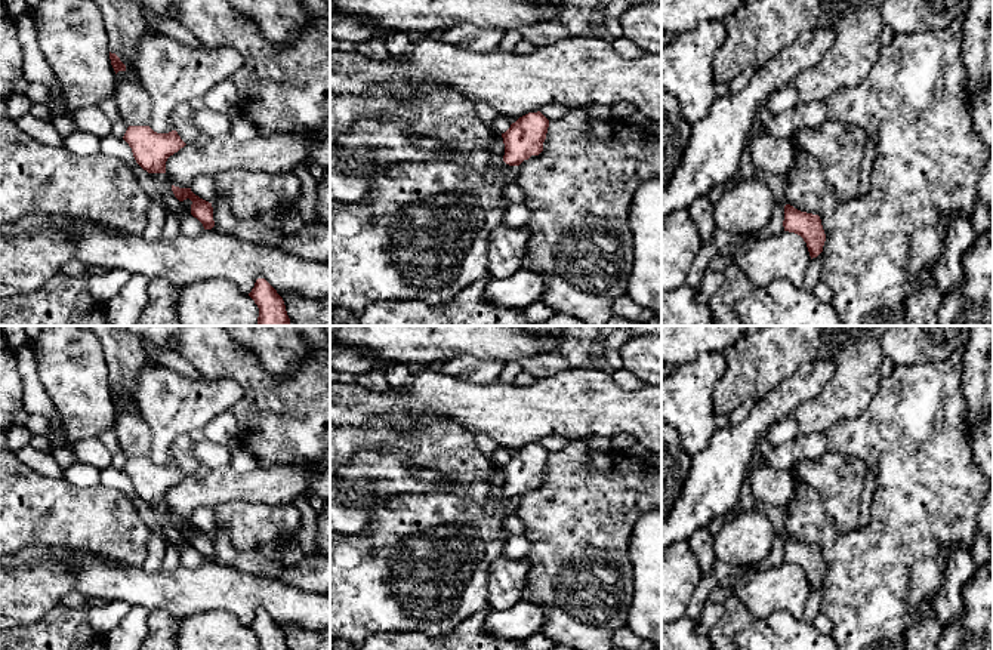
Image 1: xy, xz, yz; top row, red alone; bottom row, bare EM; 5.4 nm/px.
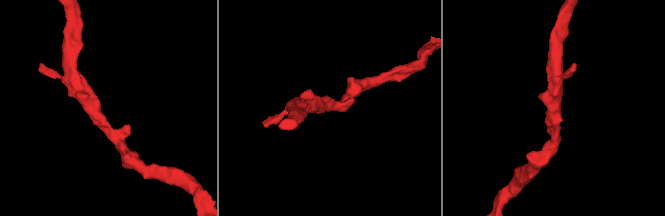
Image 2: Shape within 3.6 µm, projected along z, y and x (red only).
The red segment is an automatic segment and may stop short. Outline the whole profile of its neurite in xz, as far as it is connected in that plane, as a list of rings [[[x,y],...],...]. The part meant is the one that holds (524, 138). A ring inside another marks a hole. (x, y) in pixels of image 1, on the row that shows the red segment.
[[[528,113],[519,117],[502,133],[505,144],[503,161],[509,166],[519,166],[531,155],[543,151],[549,120],[540,113]]]

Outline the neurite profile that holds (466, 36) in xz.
[[[465,22],[441,33],[435,33],[432,37],[438,41],[444,41],[471,52],[490,53],[499,49],[503,36],[503,30],[482,28]]]

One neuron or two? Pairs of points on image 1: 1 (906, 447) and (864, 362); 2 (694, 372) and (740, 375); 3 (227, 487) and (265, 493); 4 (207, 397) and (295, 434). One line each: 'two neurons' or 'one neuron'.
1: two neurons
2: two neurons
3: one neuron
4: two neurons

